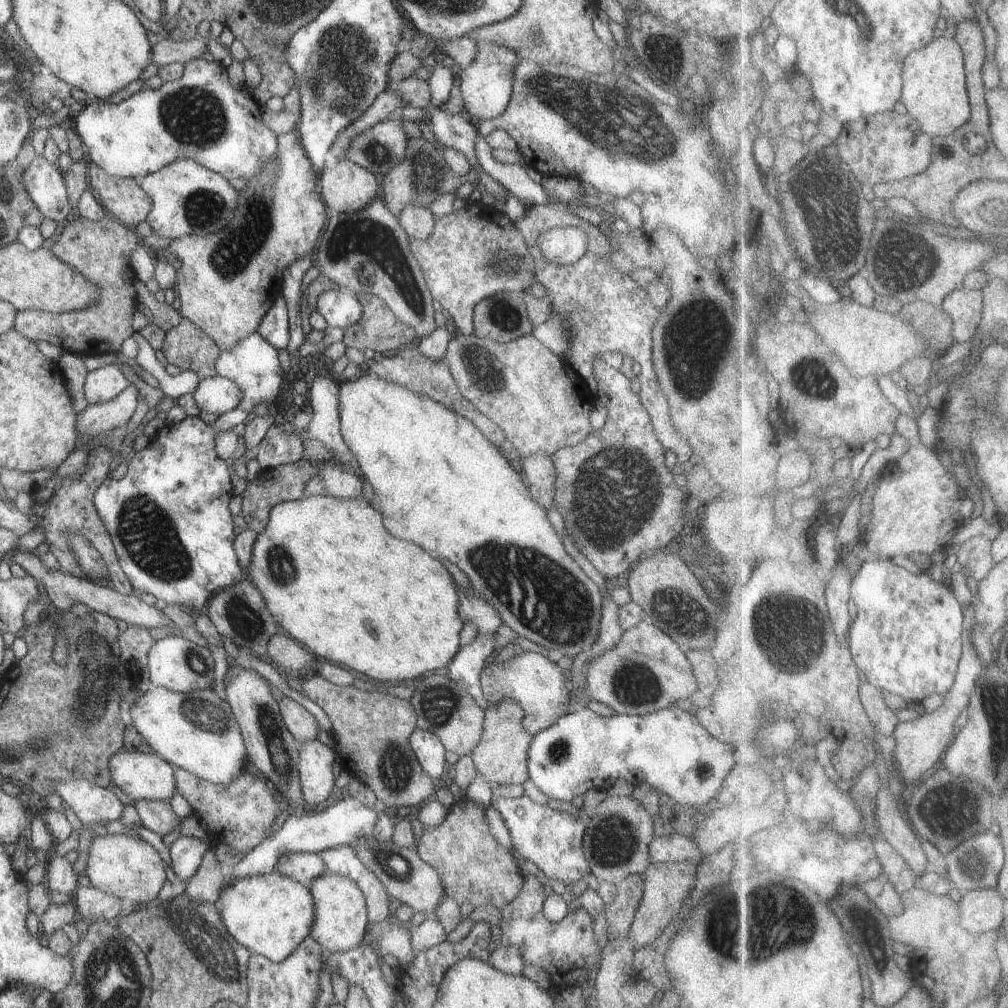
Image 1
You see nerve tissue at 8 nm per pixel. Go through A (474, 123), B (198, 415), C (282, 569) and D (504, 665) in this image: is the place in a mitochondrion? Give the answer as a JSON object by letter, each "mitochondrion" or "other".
{"A":"other","B":"other","C":"mitochondrion","D":"other"}

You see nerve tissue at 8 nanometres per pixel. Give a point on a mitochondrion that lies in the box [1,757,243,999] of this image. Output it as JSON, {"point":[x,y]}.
{"point":[207,938]}

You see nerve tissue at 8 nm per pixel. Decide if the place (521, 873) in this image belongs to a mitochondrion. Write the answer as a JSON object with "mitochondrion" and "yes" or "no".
{"mitochondrion":"no"}

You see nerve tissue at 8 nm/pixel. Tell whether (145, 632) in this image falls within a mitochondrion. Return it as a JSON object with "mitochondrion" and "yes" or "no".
{"mitochondrion":"no"}

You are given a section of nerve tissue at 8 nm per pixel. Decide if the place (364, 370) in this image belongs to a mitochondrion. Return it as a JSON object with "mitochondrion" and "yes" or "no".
{"mitochondrion":"no"}

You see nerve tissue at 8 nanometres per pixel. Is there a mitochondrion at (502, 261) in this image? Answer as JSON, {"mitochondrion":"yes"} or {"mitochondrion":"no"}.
{"mitochondrion":"yes"}

